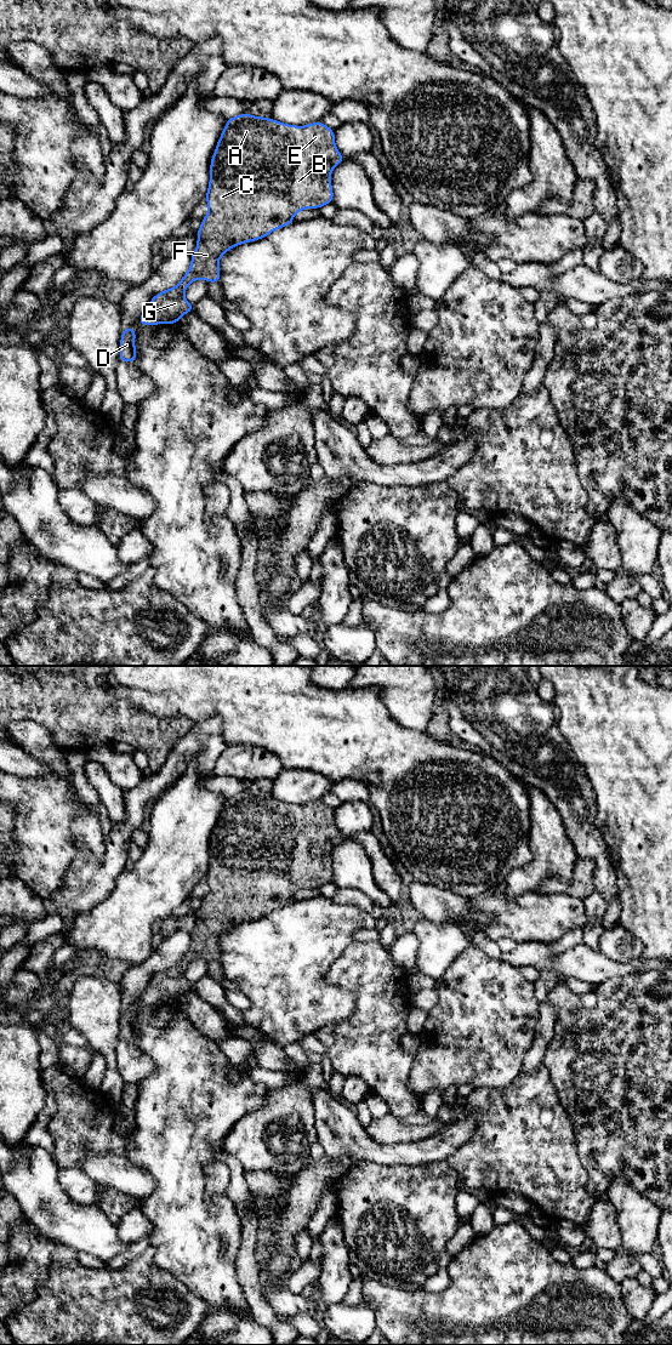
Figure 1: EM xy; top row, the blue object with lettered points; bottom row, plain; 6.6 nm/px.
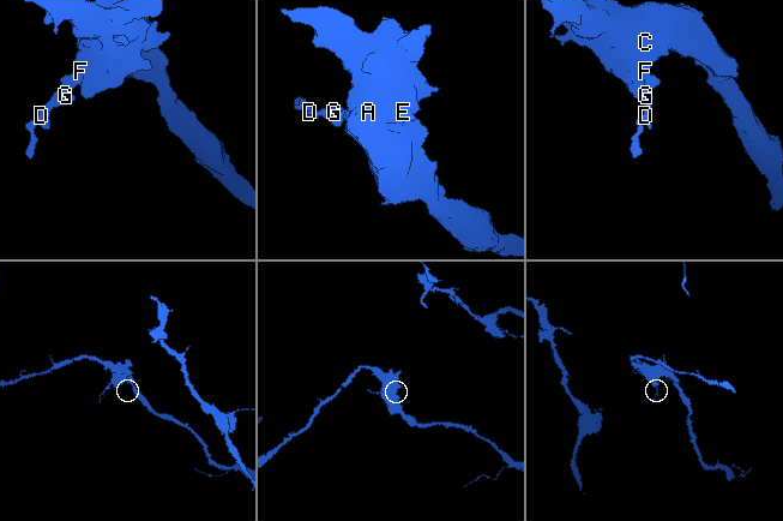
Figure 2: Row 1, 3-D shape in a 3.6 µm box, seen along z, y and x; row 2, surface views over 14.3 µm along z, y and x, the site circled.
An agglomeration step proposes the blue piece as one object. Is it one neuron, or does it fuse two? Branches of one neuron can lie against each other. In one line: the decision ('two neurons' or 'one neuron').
one neuron

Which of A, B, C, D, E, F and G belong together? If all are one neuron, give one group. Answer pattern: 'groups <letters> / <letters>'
groups A B C D E F G

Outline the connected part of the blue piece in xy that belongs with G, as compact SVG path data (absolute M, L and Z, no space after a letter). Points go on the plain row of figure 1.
M249 792L227 798L210 842L210 861L205 874L209 891L197 910L197 929L190 934L190 946L176 967L164 969L150 979L139 996L138 1004L177 1003L186 992L194 991L194 985L184 976L188 964L197 958L220 963L218 940L227 930L289 905L301 889L319 888L334 882L331 851L343 839L343 834L336 827L334 809L321 800L296 805Z

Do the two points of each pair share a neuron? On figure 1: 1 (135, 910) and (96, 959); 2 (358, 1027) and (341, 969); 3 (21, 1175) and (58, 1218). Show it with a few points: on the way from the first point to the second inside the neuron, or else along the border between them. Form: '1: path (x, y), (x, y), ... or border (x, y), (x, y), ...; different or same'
1: border (78, 955), (84, 951), (97, 951), (106, 959); different
2: path (363, 1013), (363, 991), (356, 984); same
3: path (32, 1186), (46, 1202), (47, 1207); same

